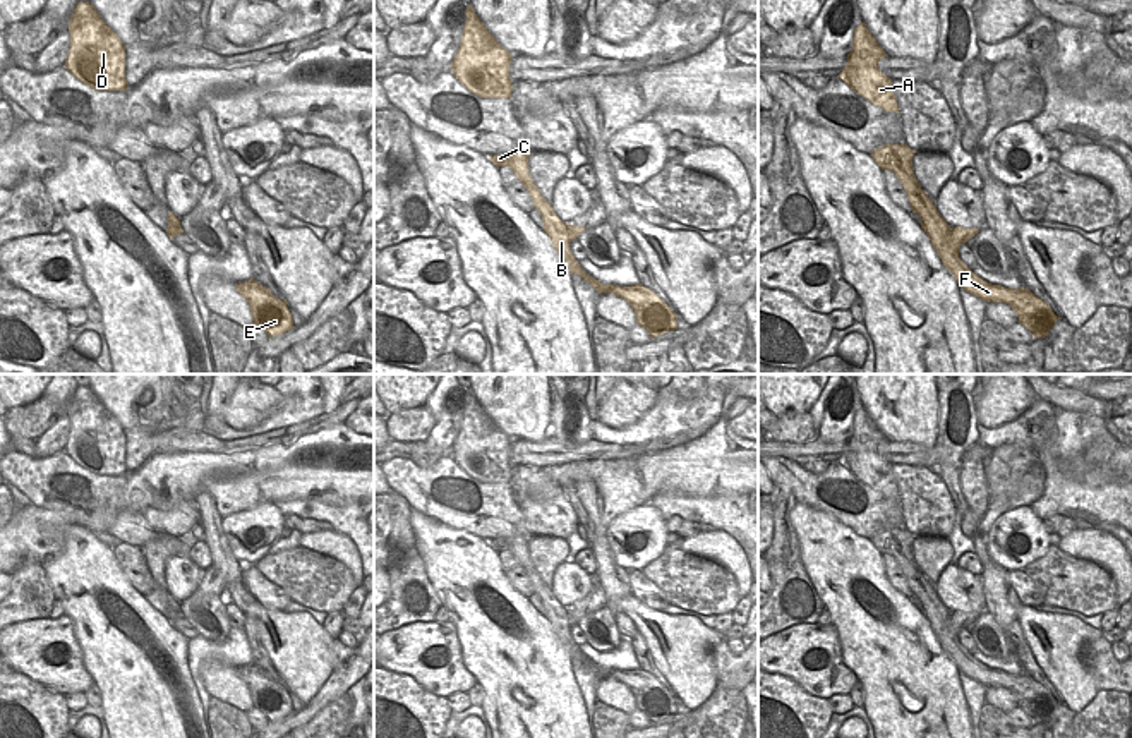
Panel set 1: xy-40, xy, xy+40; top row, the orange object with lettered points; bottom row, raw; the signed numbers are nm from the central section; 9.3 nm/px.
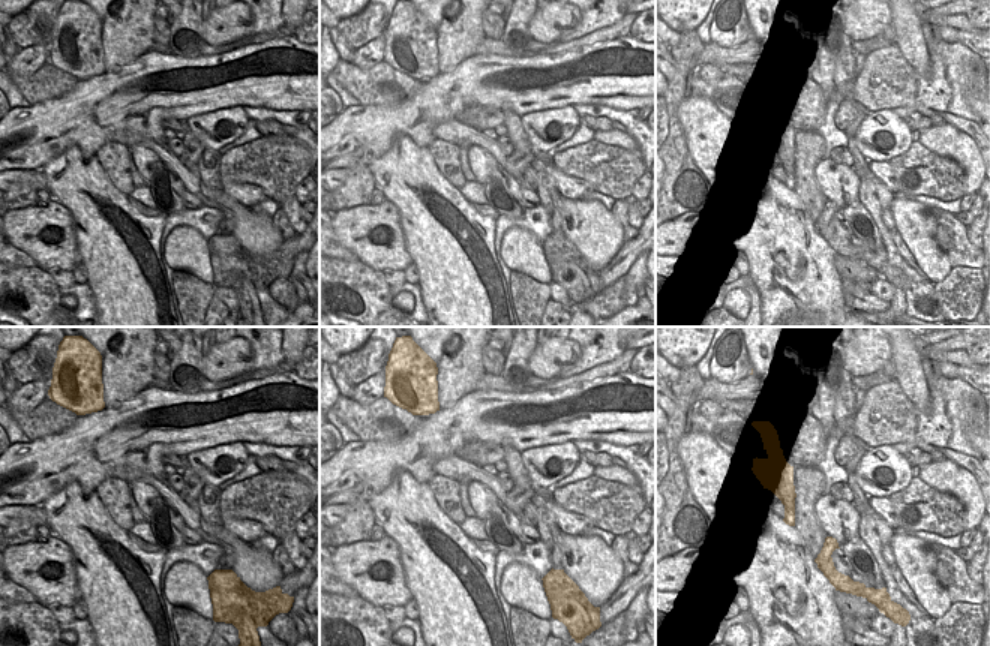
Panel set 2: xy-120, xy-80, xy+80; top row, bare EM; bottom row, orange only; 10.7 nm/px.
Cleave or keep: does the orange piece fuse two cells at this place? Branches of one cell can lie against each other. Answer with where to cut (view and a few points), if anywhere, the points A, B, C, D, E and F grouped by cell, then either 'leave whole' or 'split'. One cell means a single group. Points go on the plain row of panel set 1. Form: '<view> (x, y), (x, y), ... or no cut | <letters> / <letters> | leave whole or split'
xy+40 (927, 580), (915, 596) | A C D / B E F | split

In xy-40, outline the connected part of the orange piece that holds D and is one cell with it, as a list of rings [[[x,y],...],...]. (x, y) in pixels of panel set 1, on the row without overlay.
[[[77,386],[69,405],[65,453],[96,475],[127,475],[125,429],[89,386]]]

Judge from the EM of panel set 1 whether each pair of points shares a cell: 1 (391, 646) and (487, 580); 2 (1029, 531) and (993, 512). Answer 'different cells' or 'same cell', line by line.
1: different cells
2: different cells

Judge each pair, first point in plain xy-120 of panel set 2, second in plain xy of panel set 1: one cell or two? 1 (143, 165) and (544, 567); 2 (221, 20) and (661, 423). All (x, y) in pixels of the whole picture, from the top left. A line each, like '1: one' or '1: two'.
1: two
2: two

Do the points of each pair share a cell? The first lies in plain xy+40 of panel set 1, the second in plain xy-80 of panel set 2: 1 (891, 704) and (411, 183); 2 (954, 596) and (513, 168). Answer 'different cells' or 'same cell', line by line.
1: same cell
2: different cells

